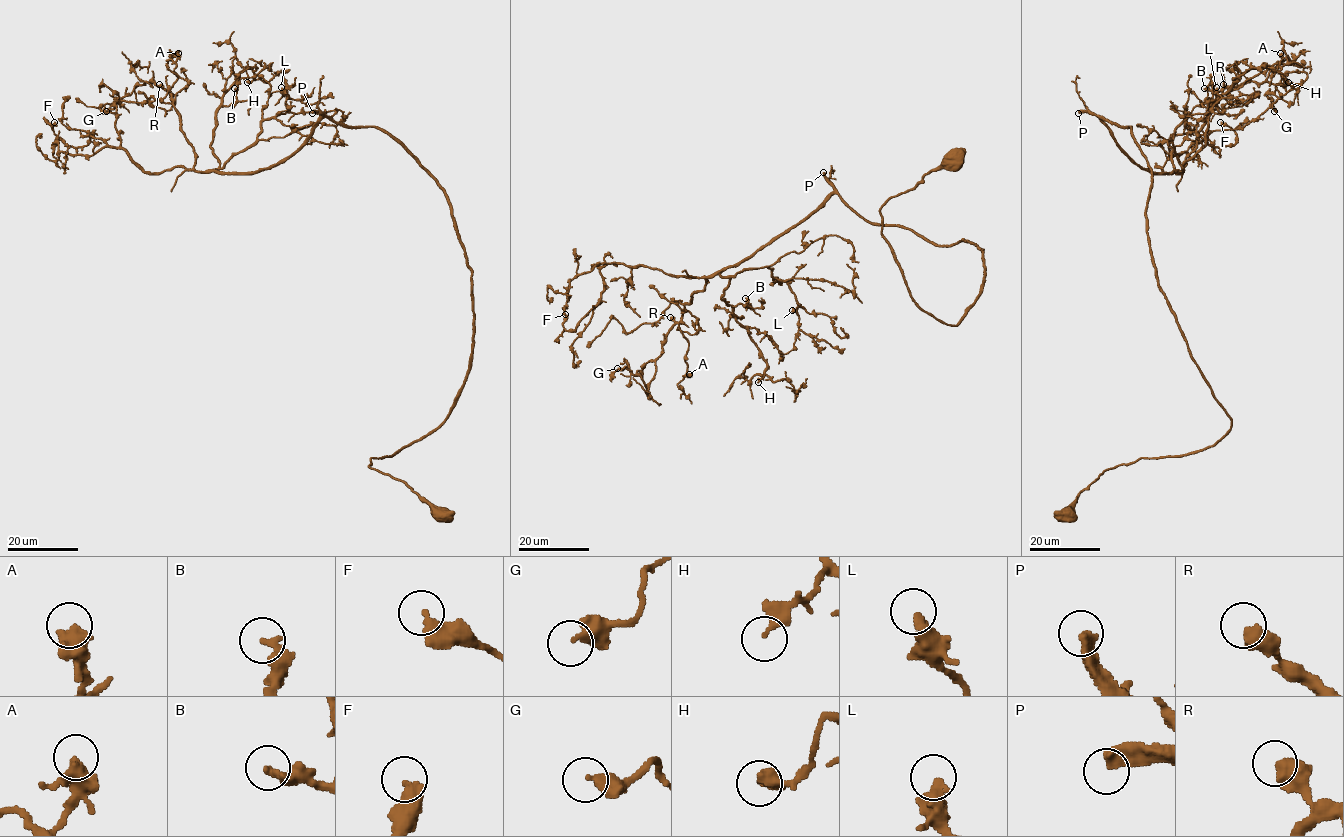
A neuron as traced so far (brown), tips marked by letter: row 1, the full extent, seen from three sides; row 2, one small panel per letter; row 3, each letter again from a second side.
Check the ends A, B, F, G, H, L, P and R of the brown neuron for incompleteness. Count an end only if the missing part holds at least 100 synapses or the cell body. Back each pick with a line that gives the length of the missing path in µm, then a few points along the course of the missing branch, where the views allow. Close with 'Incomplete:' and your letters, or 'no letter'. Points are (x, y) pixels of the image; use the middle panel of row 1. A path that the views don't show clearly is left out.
P: Missing length about 100 µm
Incomplete: P

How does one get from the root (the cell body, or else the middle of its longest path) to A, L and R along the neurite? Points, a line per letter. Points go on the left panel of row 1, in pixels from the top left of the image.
A: (446, 514), (368, 465), (468, 370), (445, 191), (325, 116), (267, 168), (197, 171), (178, 53)
L: (446, 514), (368, 465), (468, 370), (451, 205), (383, 131), (325, 116), (273, 165), (209, 170), (281, 87)
R: (446, 514), (368, 465), (468, 370), (445, 191), (325, 116), (267, 168), (197, 171), (159, 84)

